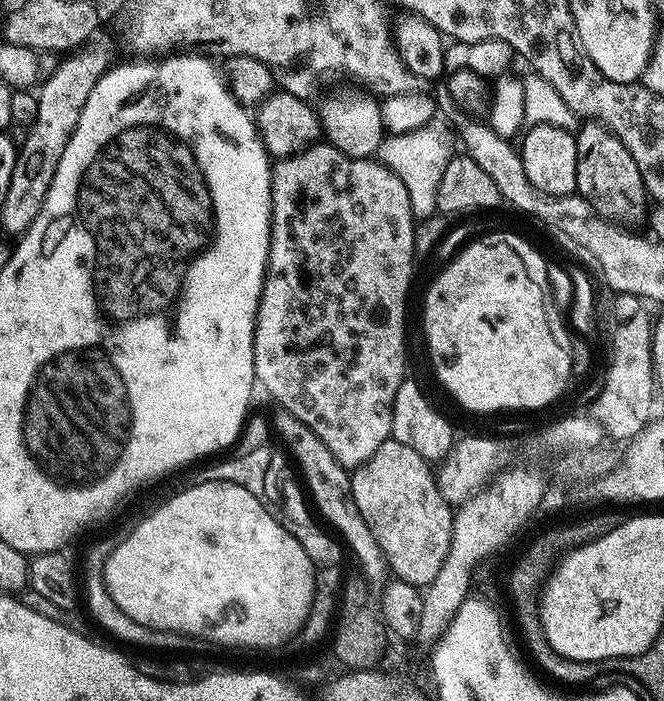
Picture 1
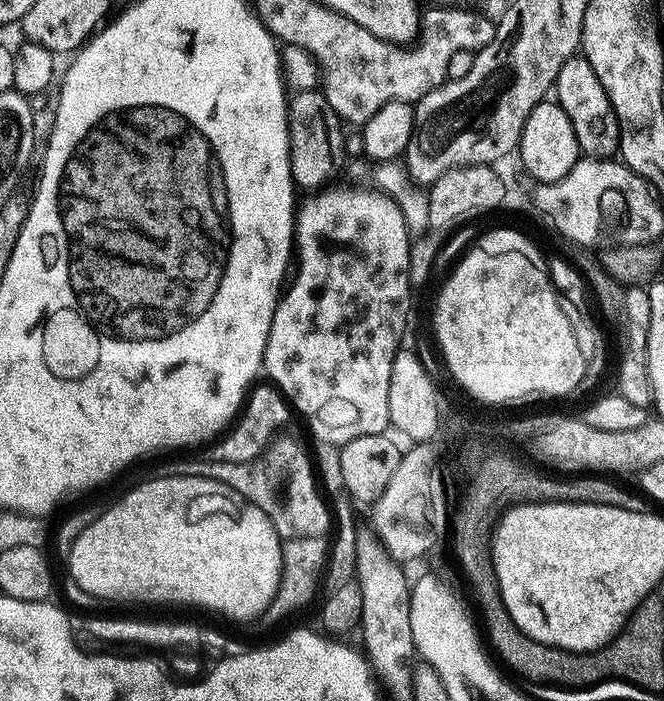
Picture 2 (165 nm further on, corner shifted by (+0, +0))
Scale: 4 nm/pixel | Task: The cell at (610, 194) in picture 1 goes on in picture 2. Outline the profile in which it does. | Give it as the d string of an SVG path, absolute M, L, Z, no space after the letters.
M583 54L569 57L561 69L554 85L554 100L570 118L574 134L578 138L581 153L588 158L612 158L620 147L620 121L616 119L608 92L594 74L594 66Z

